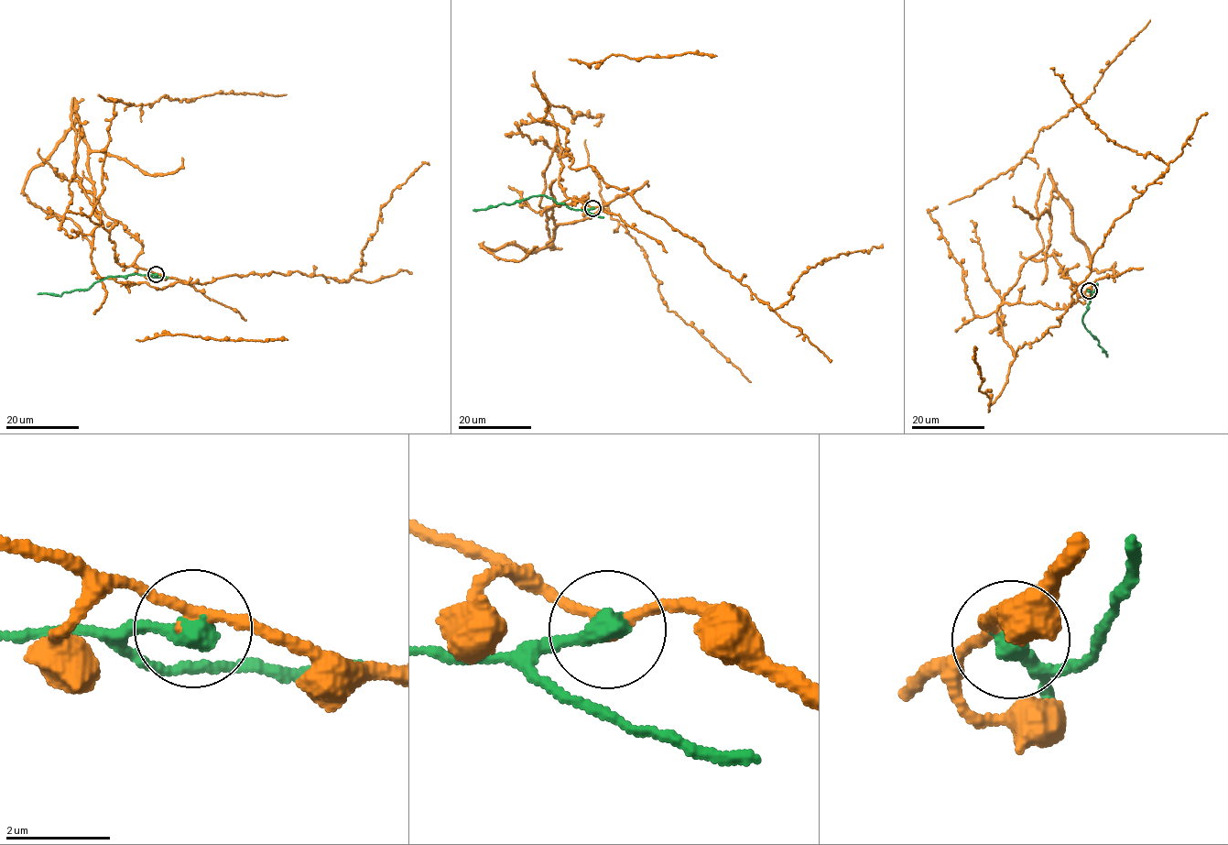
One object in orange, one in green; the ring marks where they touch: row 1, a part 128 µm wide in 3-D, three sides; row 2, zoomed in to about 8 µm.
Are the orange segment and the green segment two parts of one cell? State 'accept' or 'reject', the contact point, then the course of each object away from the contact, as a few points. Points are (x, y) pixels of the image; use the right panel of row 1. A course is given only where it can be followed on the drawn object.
reject; at (1089, 290); orange runs (1089, 290), (1003, 303), (1005, 342), (1059, 324), (1168, 167), (1113, 143), (1050, 68); green runs (1089, 290), (1092, 298), (1082, 323), (1106, 356)

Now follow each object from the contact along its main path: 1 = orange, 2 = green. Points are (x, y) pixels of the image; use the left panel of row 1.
1: (155, 275), (117, 262), (100, 223), (92, 263), (126, 287), (273, 271), (343, 281), (393, 191), (429, 162)
2: (156, 275), (109, 276), (93, 282), (88, 289), (60, 295), (37, 293)

